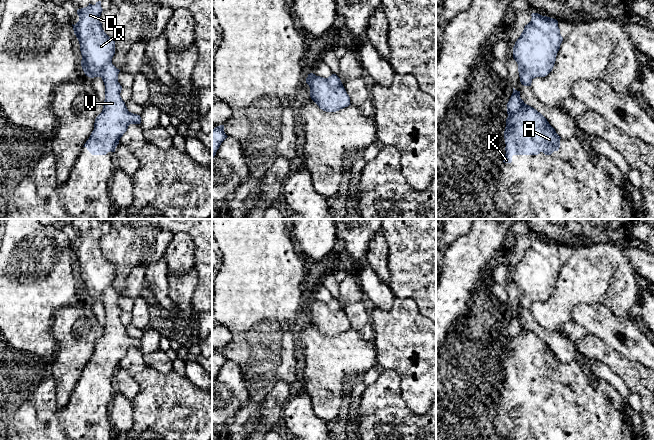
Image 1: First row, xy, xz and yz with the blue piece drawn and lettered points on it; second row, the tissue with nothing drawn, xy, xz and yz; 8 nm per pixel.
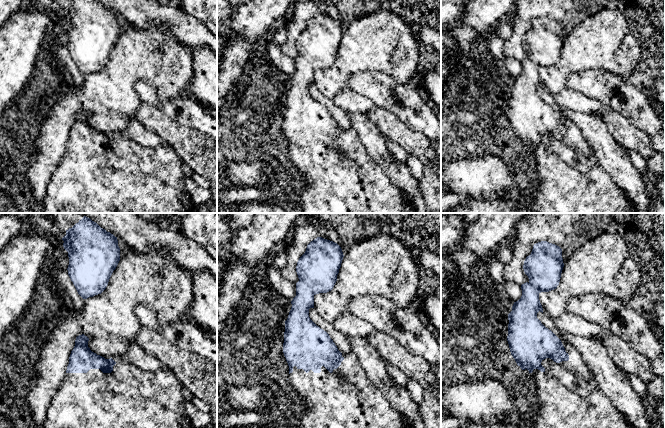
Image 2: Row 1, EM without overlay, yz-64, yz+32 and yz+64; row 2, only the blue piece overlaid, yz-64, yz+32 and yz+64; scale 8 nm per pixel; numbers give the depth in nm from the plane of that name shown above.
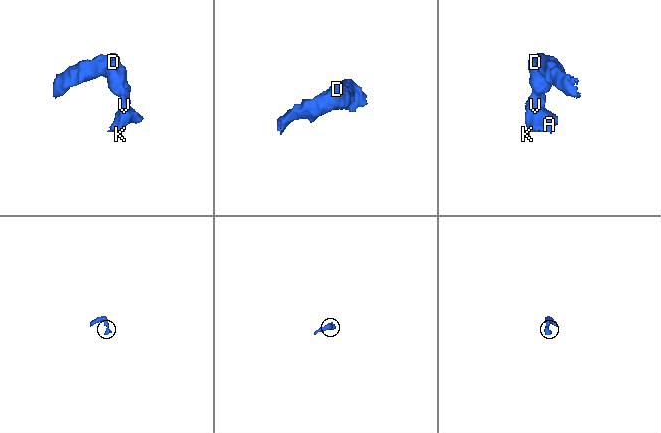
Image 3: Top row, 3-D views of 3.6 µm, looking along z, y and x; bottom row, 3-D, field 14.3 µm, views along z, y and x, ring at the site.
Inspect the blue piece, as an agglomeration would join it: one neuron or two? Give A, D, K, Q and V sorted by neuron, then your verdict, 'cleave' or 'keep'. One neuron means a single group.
A D K Q V; keep

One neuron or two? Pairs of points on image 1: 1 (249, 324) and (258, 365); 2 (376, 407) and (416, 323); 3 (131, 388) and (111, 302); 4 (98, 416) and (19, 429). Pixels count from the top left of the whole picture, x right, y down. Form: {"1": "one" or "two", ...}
{"1": "one", "2": "two", "3": "two", "4": "one"}

